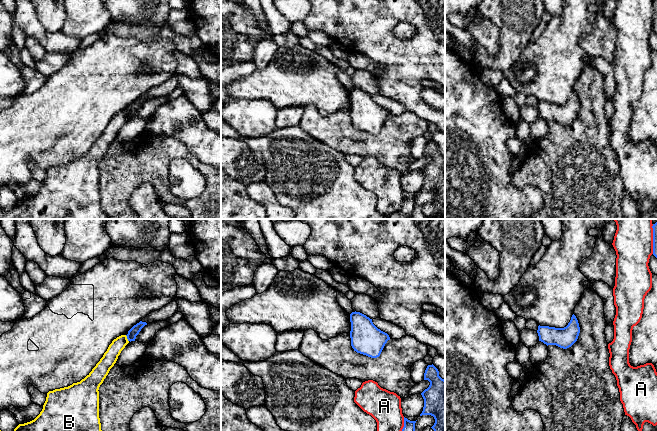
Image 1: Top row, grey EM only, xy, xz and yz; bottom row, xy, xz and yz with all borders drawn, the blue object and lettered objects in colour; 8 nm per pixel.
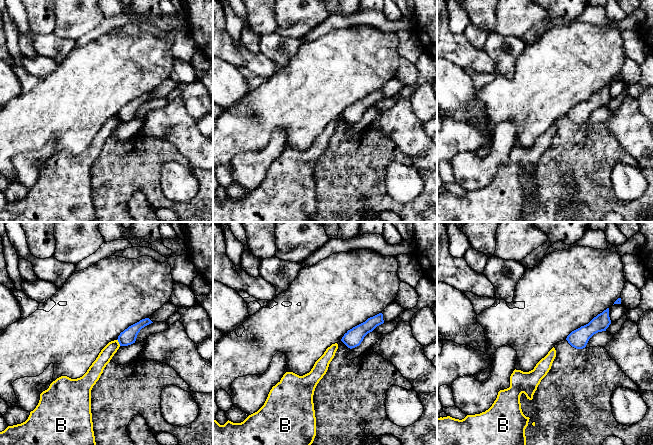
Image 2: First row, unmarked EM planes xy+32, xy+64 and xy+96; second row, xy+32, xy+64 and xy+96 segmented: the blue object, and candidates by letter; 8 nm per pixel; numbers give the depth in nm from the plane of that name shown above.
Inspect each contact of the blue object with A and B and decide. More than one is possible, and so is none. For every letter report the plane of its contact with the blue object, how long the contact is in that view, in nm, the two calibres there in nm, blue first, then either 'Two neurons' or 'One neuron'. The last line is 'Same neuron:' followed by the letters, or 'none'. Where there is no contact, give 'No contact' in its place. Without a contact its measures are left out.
A: Touches blue in yz. Shared border 240 nm. Thickness 40 nm (blue) against 320 nm. Two neurons
B: Touches blue in xy. Shared border 60 nm. Thickness 80 nm (blue) against 120 nm. Two neurons
Same neuron: none

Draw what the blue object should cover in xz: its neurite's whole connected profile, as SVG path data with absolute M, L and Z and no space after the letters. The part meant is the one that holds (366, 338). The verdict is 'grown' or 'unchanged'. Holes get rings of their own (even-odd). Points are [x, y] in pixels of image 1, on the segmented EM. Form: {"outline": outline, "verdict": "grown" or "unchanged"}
{"outline": "M352 312L350 322L351 346L354 351L371 358L379 357L385 344L390 340L389 335L378 329L372 319L360 312Z", "verdict": "unchanged"}

